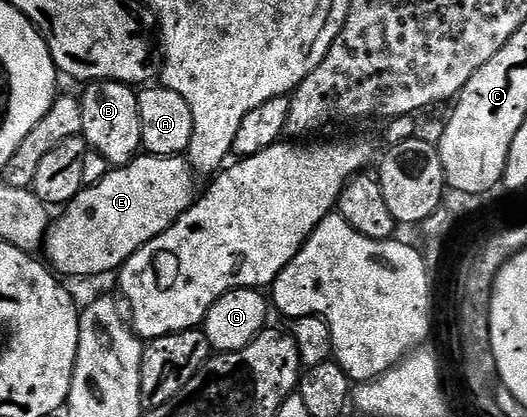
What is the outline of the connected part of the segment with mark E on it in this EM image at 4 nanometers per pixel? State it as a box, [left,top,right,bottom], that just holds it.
[42,154,198,277]

